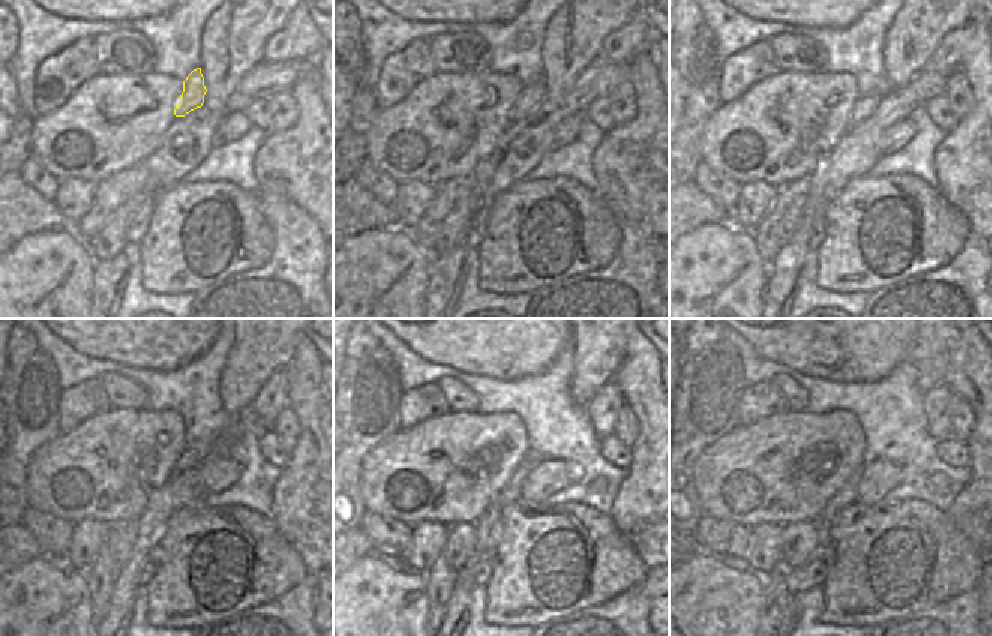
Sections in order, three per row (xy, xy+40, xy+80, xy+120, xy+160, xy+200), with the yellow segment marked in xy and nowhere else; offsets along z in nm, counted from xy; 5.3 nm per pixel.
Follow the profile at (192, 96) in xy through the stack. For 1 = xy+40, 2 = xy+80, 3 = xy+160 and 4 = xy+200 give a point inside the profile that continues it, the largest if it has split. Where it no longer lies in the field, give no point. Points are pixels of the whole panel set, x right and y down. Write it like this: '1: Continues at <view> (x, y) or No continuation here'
1: Continues at xy+40 (532, 95)
2: Continues at xy+80 (865, 105)
3: Continues at xy+160 (509, 495)
4: Continues at xy+200 (845, 495).

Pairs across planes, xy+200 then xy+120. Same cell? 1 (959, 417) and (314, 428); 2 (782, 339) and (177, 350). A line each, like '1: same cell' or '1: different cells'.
1: different cells
2: same cell

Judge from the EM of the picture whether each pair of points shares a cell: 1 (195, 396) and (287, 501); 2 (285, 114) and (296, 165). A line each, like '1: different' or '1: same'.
1: different
2: different

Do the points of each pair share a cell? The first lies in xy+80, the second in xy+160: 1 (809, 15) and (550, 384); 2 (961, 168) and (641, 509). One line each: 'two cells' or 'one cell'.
1: two cells
2: one cell

